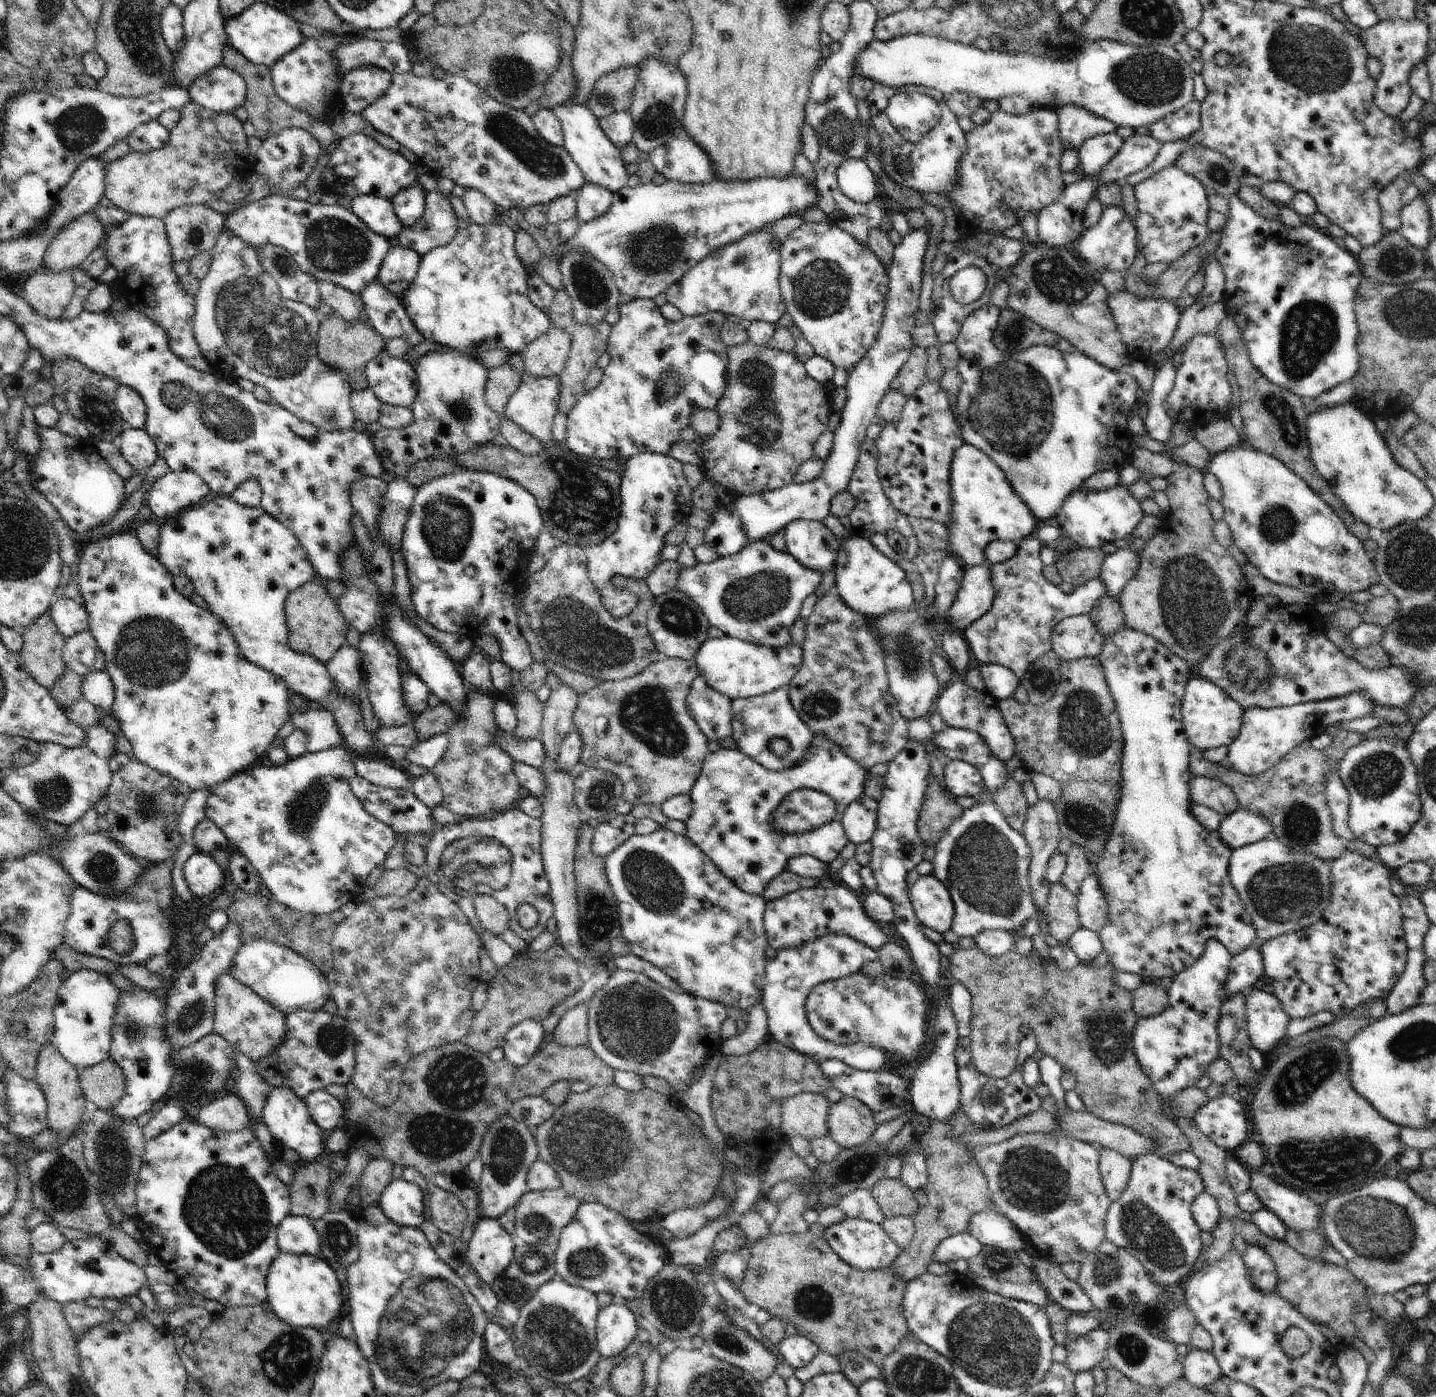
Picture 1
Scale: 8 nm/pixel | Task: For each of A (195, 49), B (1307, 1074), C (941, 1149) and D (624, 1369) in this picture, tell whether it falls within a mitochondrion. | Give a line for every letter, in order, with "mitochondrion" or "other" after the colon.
A: other
B: mitochondrion
C: other
D: other

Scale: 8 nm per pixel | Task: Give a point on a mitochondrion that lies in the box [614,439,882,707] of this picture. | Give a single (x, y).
(751, 598)

